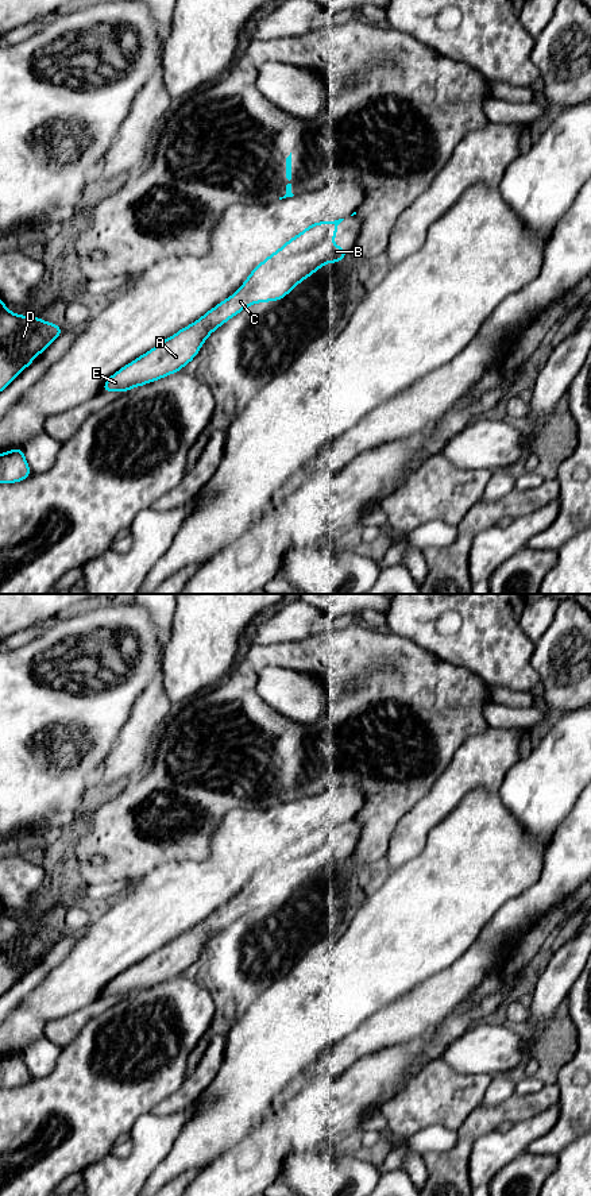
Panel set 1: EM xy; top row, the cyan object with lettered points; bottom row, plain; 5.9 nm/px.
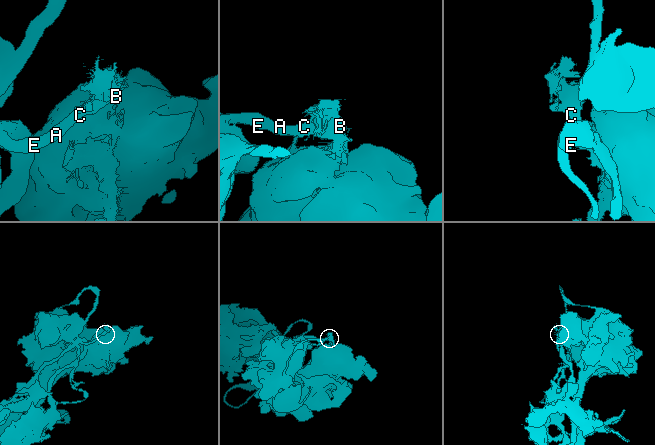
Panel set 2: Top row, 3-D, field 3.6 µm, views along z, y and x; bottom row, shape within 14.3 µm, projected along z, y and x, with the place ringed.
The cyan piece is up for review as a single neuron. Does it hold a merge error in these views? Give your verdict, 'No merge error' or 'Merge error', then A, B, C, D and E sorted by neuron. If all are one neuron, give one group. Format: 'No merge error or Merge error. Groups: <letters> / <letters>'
Merge error. Groups: A C D E / B

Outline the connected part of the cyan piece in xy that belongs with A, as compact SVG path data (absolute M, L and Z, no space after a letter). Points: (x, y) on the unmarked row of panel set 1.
M254 880L235 899L208 915L201 923L189 931L184 931L174 941L165 944L161 949L116 976L107 984L101 998L113 995L124 998L181 976L185 969L196 962L202 948L216 933L256 907L258 902L259 887Z

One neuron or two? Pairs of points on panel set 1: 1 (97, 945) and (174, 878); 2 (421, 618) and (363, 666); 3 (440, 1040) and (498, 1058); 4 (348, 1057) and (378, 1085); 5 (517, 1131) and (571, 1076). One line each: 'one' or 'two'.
1: one
2: two
3: two
4: two
5: two

